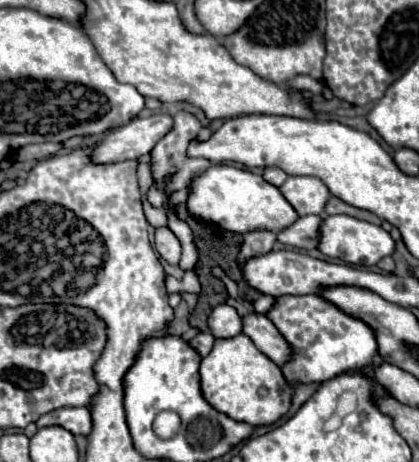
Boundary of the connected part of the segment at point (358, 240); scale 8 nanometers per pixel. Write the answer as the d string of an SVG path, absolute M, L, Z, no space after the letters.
M326 216L322 222L322 238L318 244L318 250L330 258L338 258L344 260L348 264L358 264L358 266L374 266L378 260L392 256L396 252L396 242L392 240L392 236L370 222L352 218L352 216Z

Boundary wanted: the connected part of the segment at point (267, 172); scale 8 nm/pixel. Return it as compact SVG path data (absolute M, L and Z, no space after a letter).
M270 166L270 168L264 168L264 180L266 182L270 182L270 184L274 184L274 186L282 186L282 182L288 178L280 168L276 168L276 166Z

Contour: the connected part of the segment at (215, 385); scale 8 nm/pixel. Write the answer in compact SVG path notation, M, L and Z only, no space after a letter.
M246 334L216 340L214 350L202 358L200 376L206 402L238 422L270 426L290 410L294 386L284 378L280 366L262 354Z

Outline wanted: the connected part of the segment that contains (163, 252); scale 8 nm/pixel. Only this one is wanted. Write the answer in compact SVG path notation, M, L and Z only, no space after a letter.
M166 226L156 228L156 240L154 240L154 244L156 244L158 254L160 254L168 264L178 264L182 246L180 246L178 238L170 232L170 228L166 228Z

